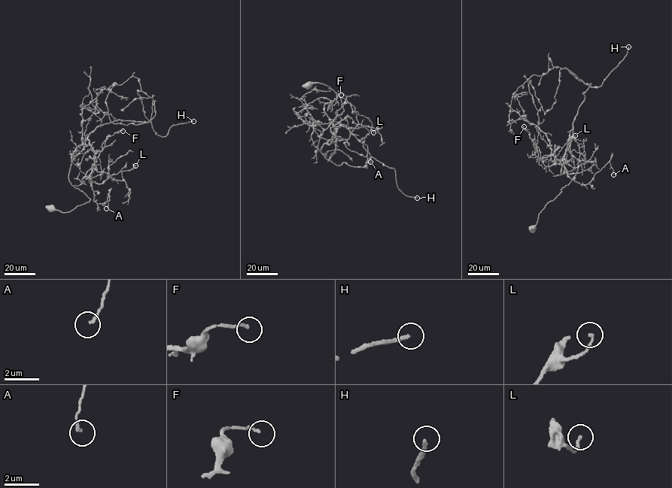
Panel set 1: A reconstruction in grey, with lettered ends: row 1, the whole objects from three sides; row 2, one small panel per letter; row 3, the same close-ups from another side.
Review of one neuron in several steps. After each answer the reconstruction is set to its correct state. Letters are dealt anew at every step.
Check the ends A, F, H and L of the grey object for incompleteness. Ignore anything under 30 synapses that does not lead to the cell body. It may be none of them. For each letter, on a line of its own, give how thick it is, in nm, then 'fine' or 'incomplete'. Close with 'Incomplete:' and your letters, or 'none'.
A: 150 nm | fine
F: 140 nm | fine
H: 190 nm | incomplete
L: 130 nm | fine
Incomplete: H

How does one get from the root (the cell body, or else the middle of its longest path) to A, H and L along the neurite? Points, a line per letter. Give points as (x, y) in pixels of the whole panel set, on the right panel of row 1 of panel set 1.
A: (533, 228), (576, 173), (579, 147), (572, 130), (564, 161), (567, 176), (588, 183), (608, 162), (613, 174)
H: (533, 228), (576, 173), (579, 153), (573, 125), (591, 84), (584, 83), (601, 86), (628, 46)
L: (533, 228), (576, 173), (579, 153), (573, 130), (564, 159), (545, 166), (555, 163), (575, 135)

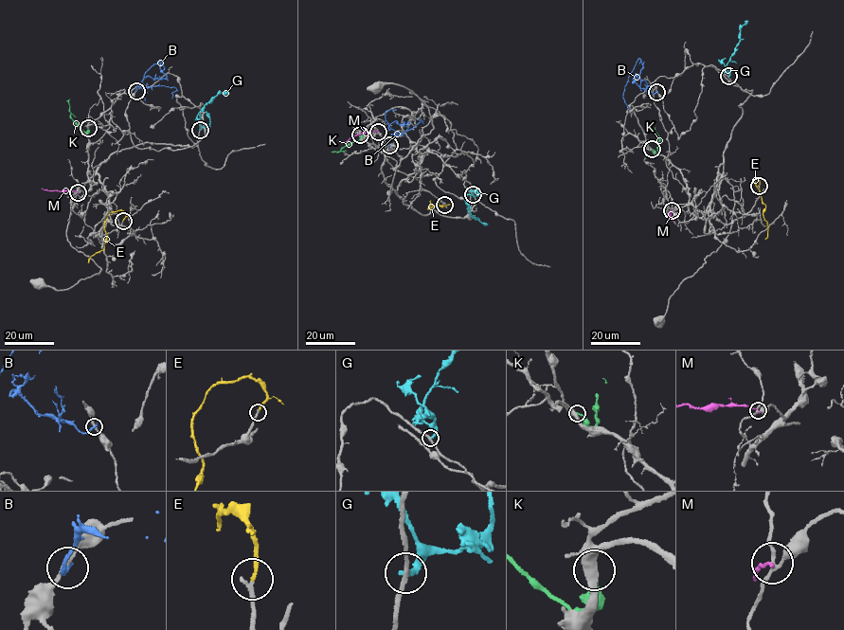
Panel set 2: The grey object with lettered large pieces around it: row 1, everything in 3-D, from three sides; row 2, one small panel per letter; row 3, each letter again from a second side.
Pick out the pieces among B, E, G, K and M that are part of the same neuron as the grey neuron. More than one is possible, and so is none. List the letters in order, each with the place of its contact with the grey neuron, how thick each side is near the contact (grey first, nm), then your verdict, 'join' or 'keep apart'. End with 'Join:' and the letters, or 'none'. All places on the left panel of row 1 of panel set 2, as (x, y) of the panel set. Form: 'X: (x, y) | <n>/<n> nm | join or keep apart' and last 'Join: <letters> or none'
B: (136, 91) | 200/170 nm | keep apart
E: (123, 221) | 240/180 nm | join
G: (200, 130) | 190/220 nm | keep apart
K: (88, 128) | 440/190 nm | keep apart
M: (78, 192) | 150/120 nm | keep apart
Join: E

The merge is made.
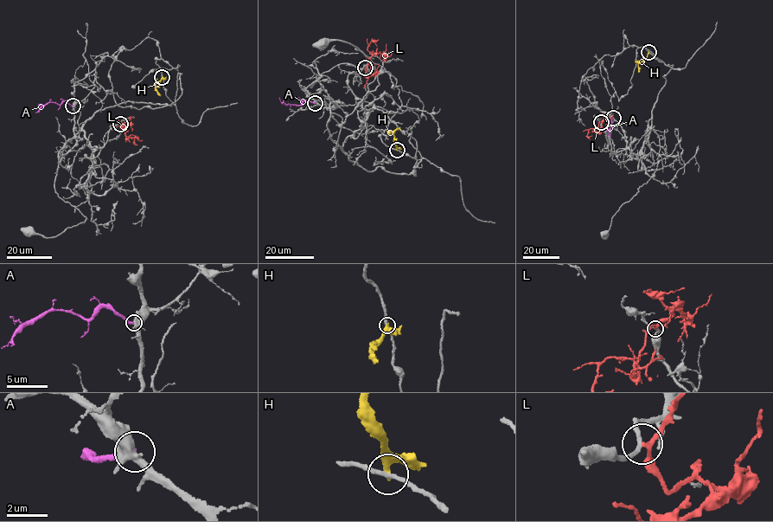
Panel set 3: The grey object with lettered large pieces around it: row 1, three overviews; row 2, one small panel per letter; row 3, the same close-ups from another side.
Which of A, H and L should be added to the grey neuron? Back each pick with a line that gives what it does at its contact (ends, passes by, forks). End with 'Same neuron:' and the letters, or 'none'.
Same neuron: none

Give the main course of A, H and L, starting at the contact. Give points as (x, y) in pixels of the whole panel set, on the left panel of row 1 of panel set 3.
A: (73, 106), (64, 101), (59, 104), (49, 101), (39, 112)
H: (162, 76), (156, 84), (160, 96)
L: (120, 124), (124, 124), (129, 139)

